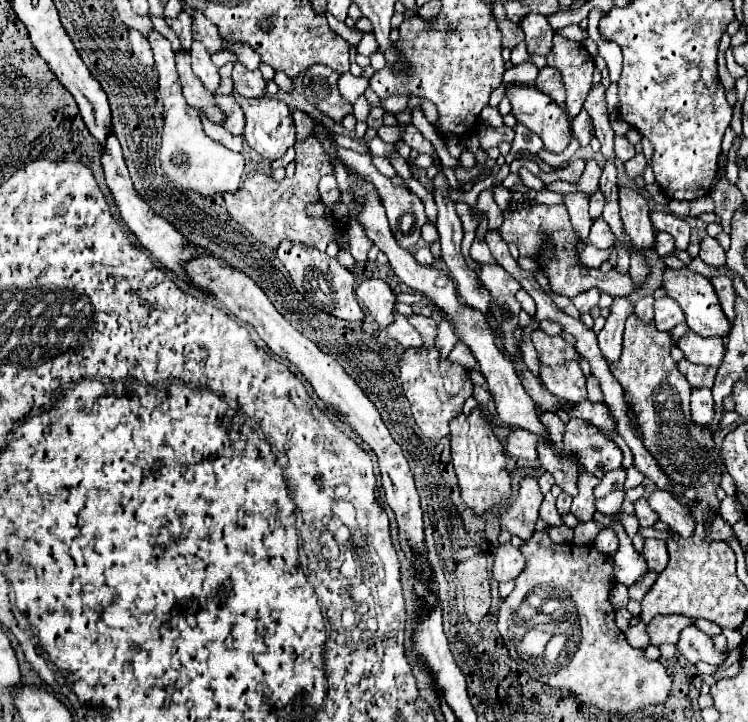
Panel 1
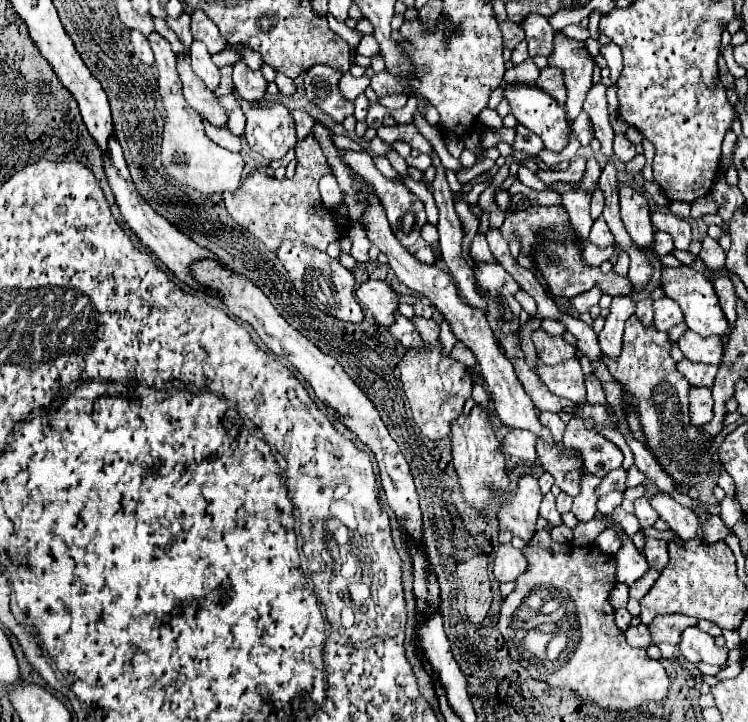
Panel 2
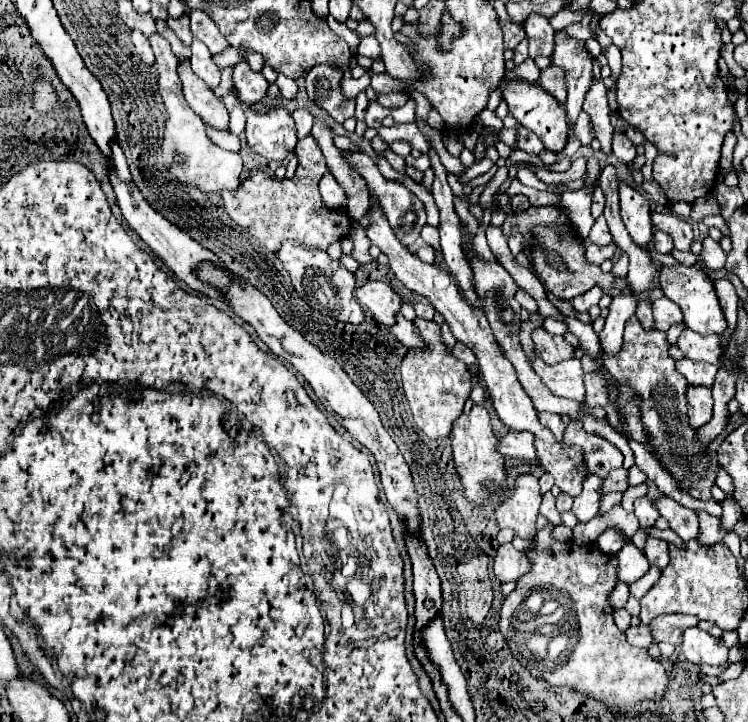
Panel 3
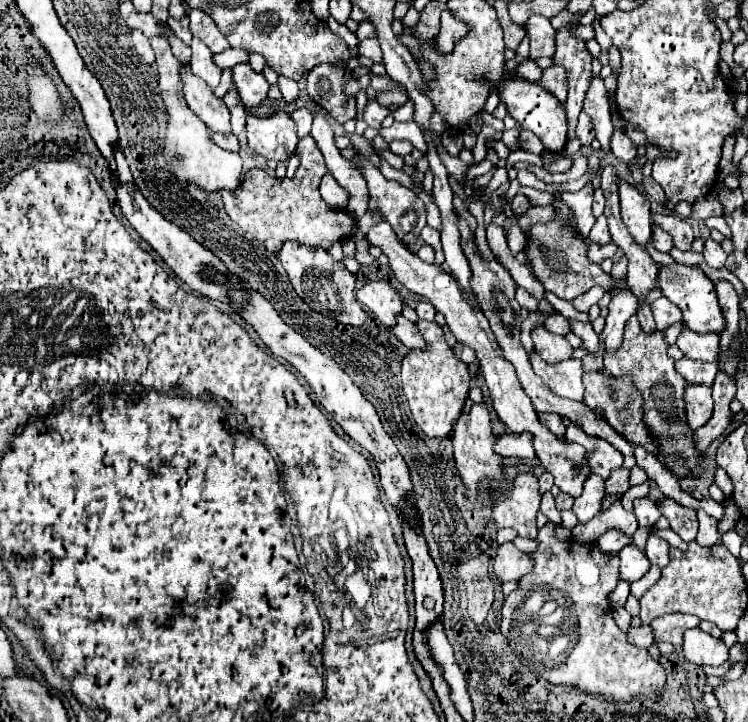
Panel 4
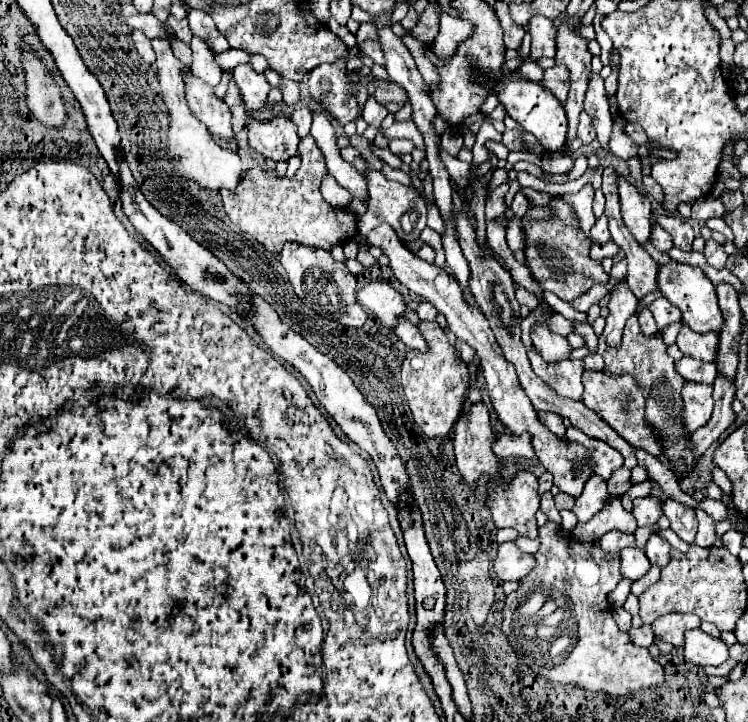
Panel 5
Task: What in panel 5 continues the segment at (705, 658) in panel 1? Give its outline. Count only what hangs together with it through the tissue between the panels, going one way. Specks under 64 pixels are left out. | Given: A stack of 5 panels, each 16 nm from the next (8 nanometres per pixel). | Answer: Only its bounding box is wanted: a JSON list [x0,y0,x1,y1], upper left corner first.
[684,628,728,666]

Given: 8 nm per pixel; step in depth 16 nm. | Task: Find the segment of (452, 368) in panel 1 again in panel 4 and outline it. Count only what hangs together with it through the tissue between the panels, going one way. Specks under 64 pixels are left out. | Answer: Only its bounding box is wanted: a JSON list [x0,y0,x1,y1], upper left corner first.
[402,320,470,438]

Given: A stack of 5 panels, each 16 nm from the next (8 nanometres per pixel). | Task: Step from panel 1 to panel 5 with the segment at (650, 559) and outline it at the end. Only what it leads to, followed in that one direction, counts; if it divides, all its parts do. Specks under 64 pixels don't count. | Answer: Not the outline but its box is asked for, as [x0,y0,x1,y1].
[646,534,670,568]

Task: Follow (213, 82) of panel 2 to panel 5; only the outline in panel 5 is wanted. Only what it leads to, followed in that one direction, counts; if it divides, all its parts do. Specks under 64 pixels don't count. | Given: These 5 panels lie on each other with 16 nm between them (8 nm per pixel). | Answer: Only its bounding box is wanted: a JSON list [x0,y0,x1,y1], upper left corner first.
[190,36,222,86]

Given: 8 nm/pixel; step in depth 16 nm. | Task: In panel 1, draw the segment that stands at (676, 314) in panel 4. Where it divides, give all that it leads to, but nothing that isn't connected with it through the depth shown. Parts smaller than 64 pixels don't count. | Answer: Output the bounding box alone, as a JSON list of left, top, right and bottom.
[654,296,684,332]

